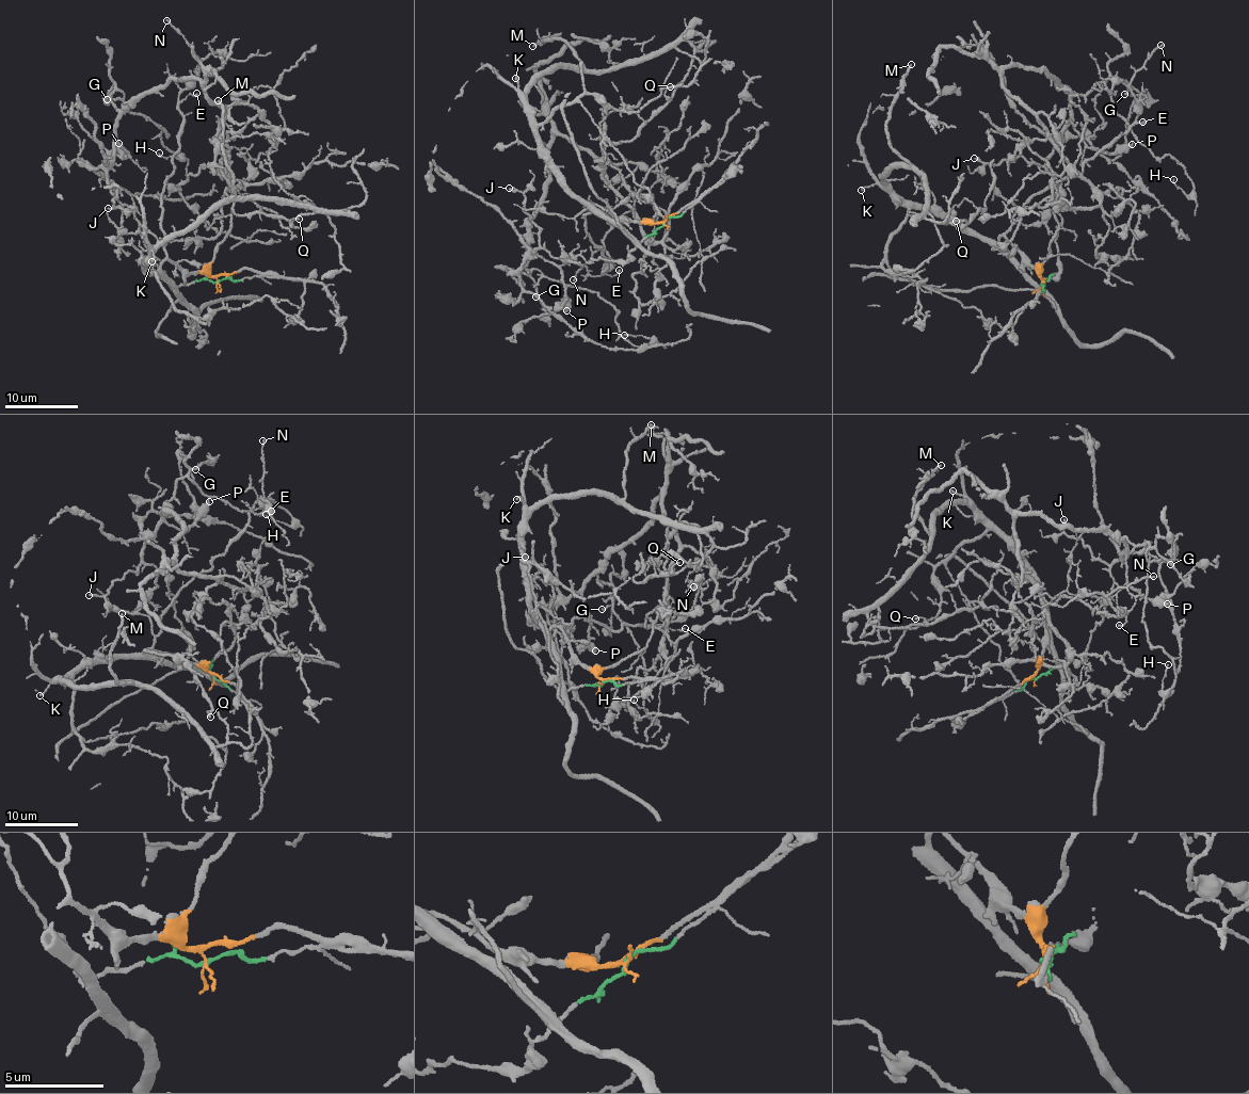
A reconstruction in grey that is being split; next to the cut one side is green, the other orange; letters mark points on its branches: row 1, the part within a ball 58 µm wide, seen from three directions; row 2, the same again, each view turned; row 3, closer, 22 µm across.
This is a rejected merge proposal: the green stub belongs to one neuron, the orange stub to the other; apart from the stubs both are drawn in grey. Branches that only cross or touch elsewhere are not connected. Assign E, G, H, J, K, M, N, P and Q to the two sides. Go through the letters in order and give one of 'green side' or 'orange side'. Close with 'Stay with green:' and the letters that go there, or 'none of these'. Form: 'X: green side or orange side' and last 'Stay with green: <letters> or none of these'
E: orange side
G: green side
H: green side
J: green side
K: orange side
M: orange side
N: orange side
P: green side
Q: orange side
Stay with green: G, H, J, P

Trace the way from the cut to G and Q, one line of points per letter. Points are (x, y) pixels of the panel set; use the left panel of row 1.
G: (218, 282), (170, 286), (139, 220), (111, 191), (114, 83), (108, 99)
Q: (218, 282), (167, 260), (150, 274), (143, 264), (221, 203), (268, 196), (339, 212), (300, 219)

